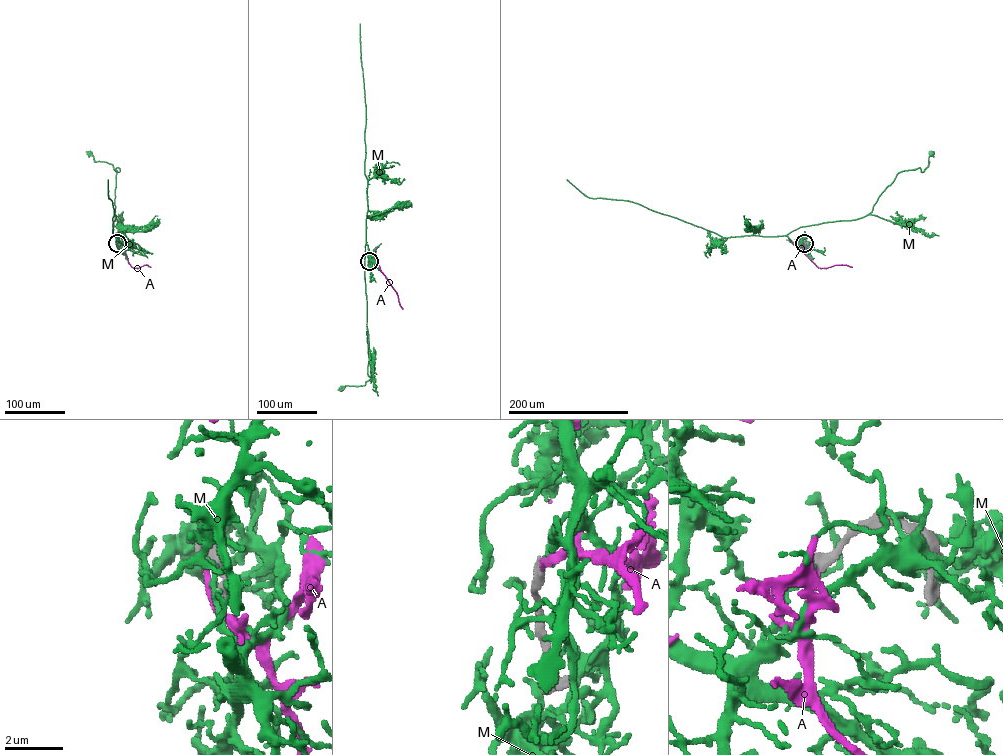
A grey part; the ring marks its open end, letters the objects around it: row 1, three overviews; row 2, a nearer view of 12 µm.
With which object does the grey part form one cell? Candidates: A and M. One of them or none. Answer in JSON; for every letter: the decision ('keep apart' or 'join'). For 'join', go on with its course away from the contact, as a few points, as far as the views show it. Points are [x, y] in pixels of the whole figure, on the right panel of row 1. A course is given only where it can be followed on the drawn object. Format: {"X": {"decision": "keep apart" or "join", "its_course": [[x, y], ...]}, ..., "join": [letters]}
{"A": {"decision": "join", "its_course": [[805, 243], [806, 248], [801, 250], [818, 267], [852, 267]]}, "M": {"decision": "keep apart"}, "join": ["A"]}

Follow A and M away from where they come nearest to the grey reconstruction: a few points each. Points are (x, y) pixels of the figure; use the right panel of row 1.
A: (805, 243), (806, 248), (801, 250), (818, 267), (852, 267)
M: (804, 242), (794, 243), (787, 235), (801, 227), (864, 217), (898, 173), (919, 167), (923, 172), (931, 153)

